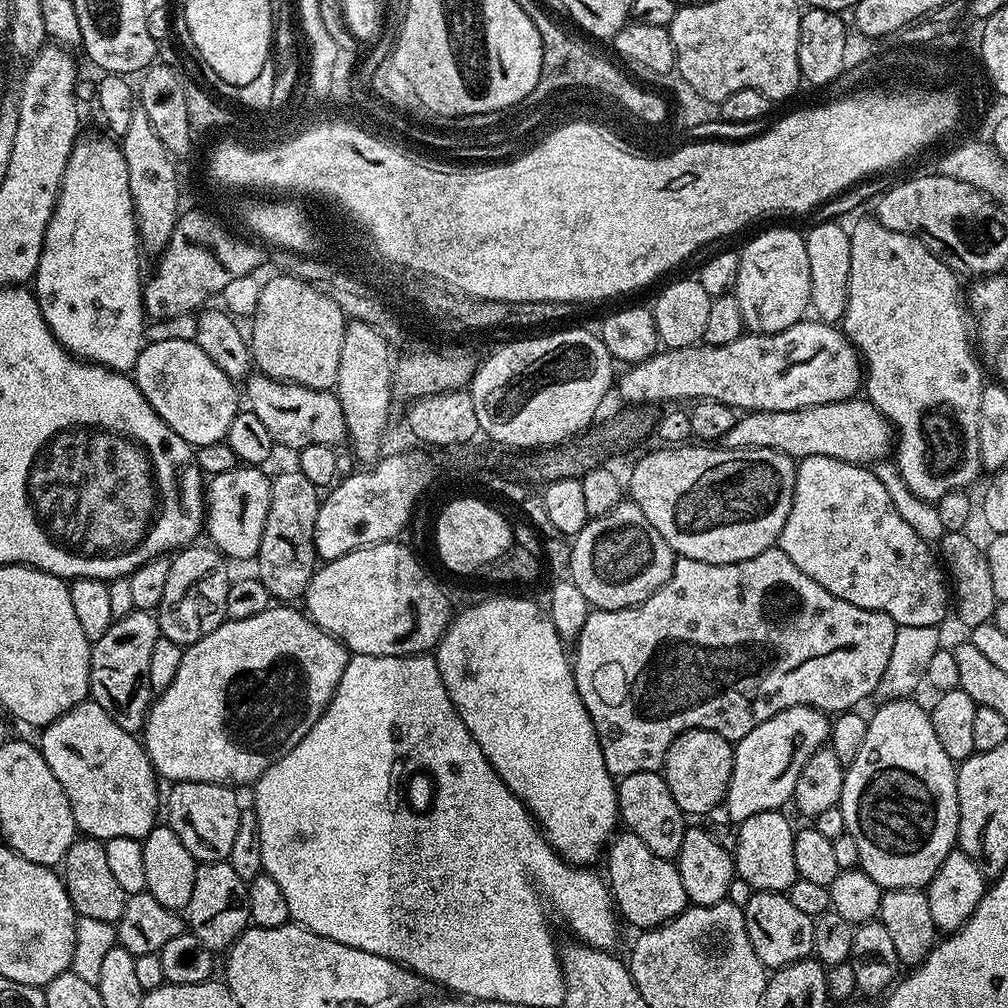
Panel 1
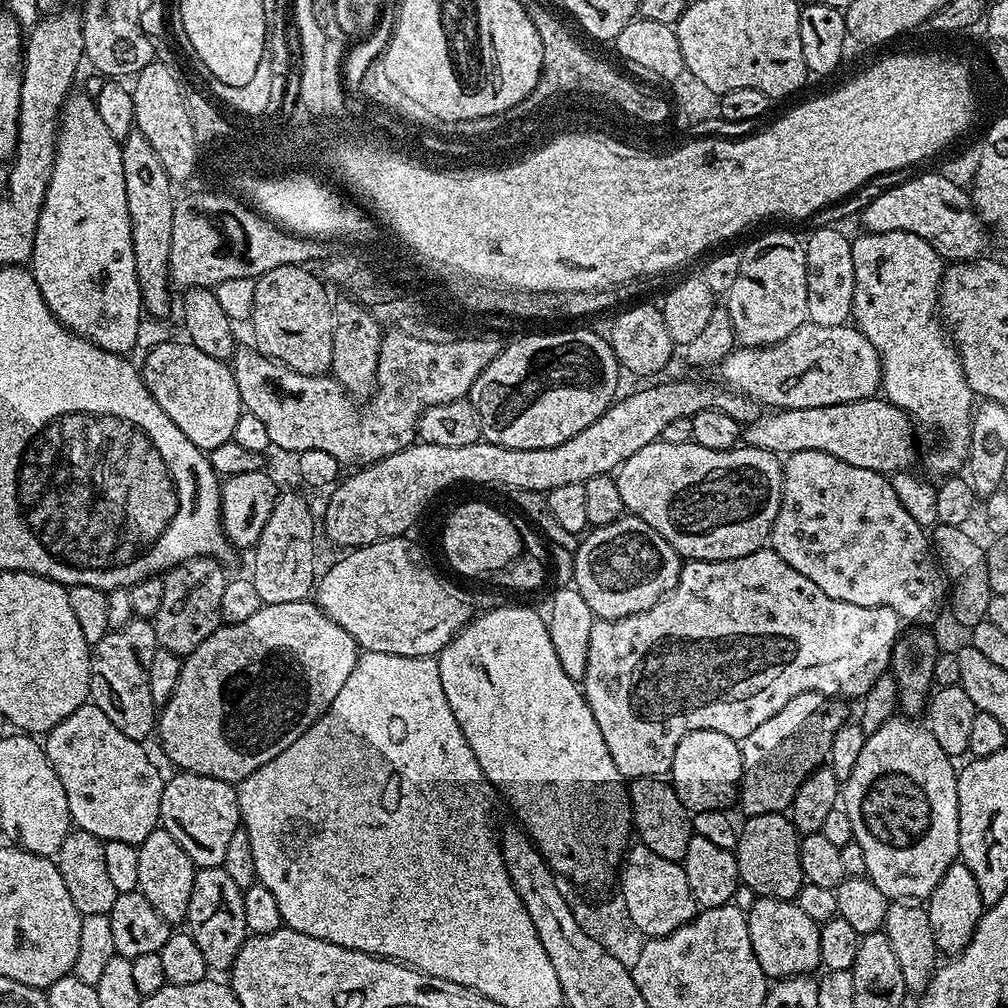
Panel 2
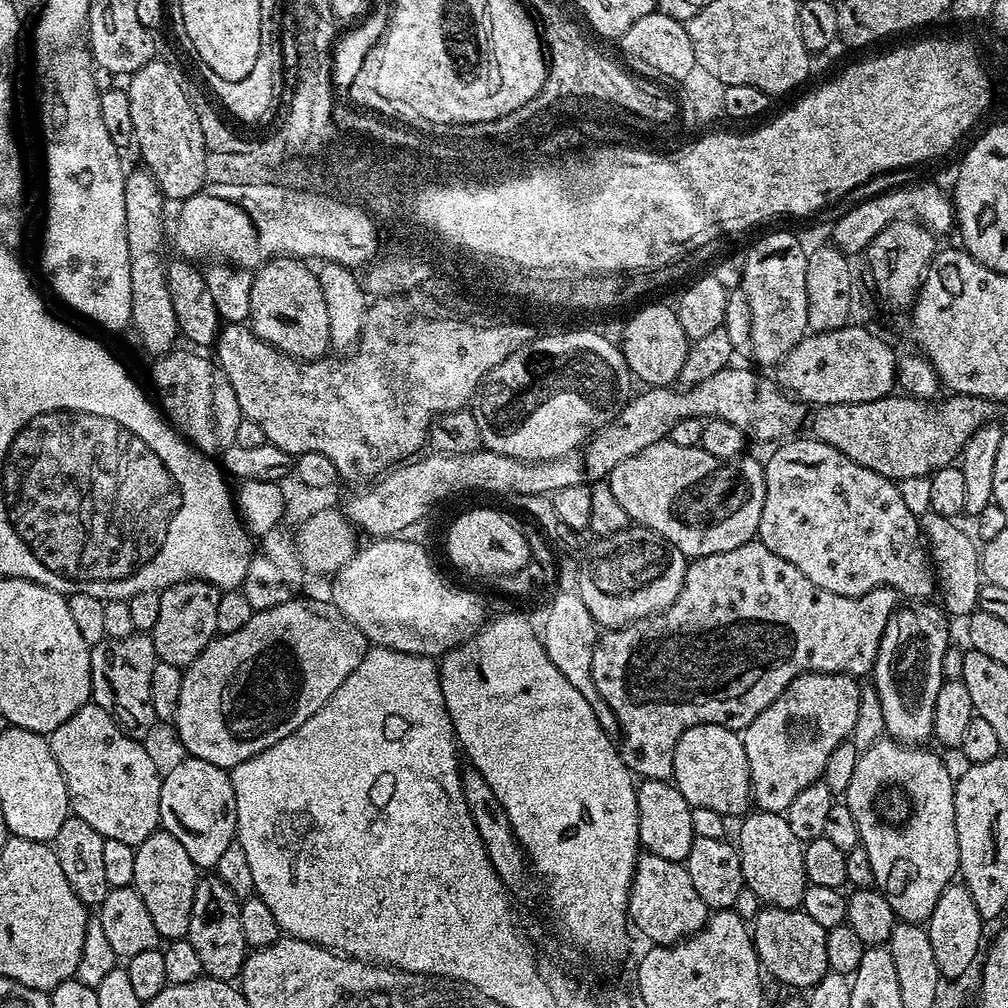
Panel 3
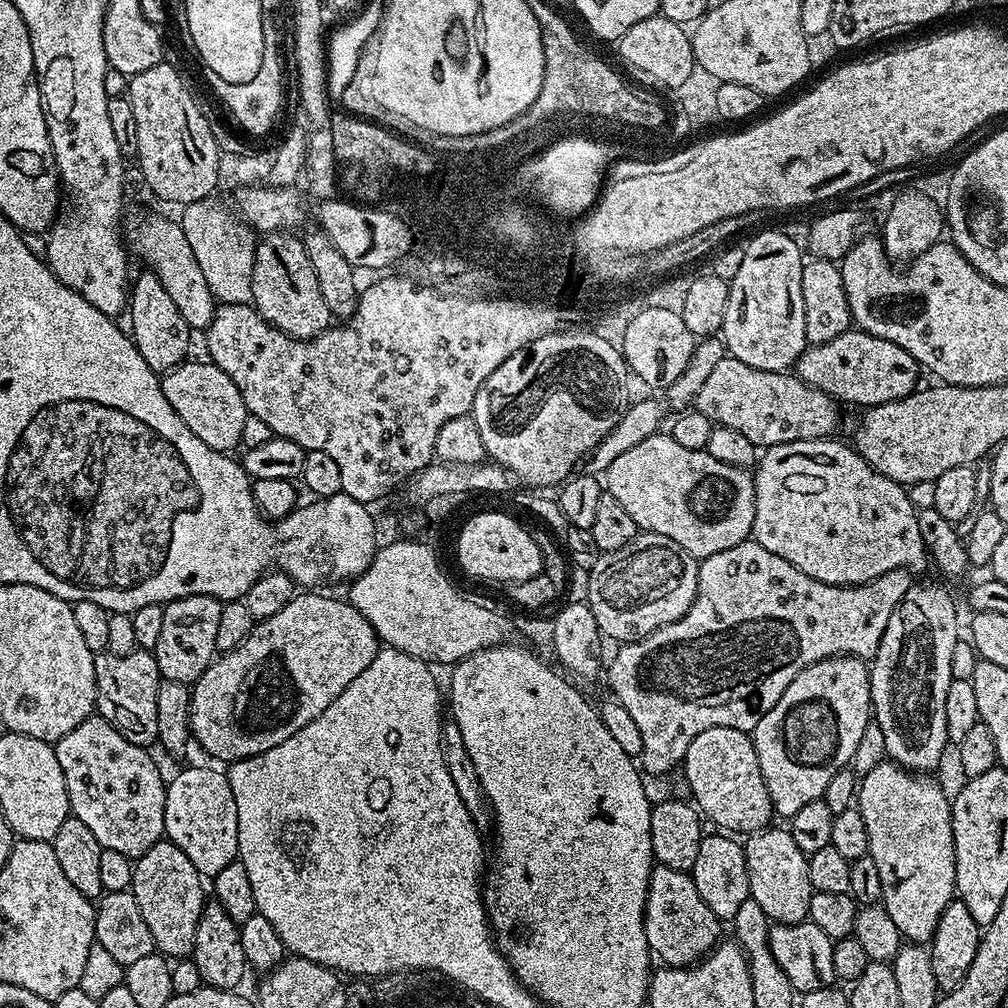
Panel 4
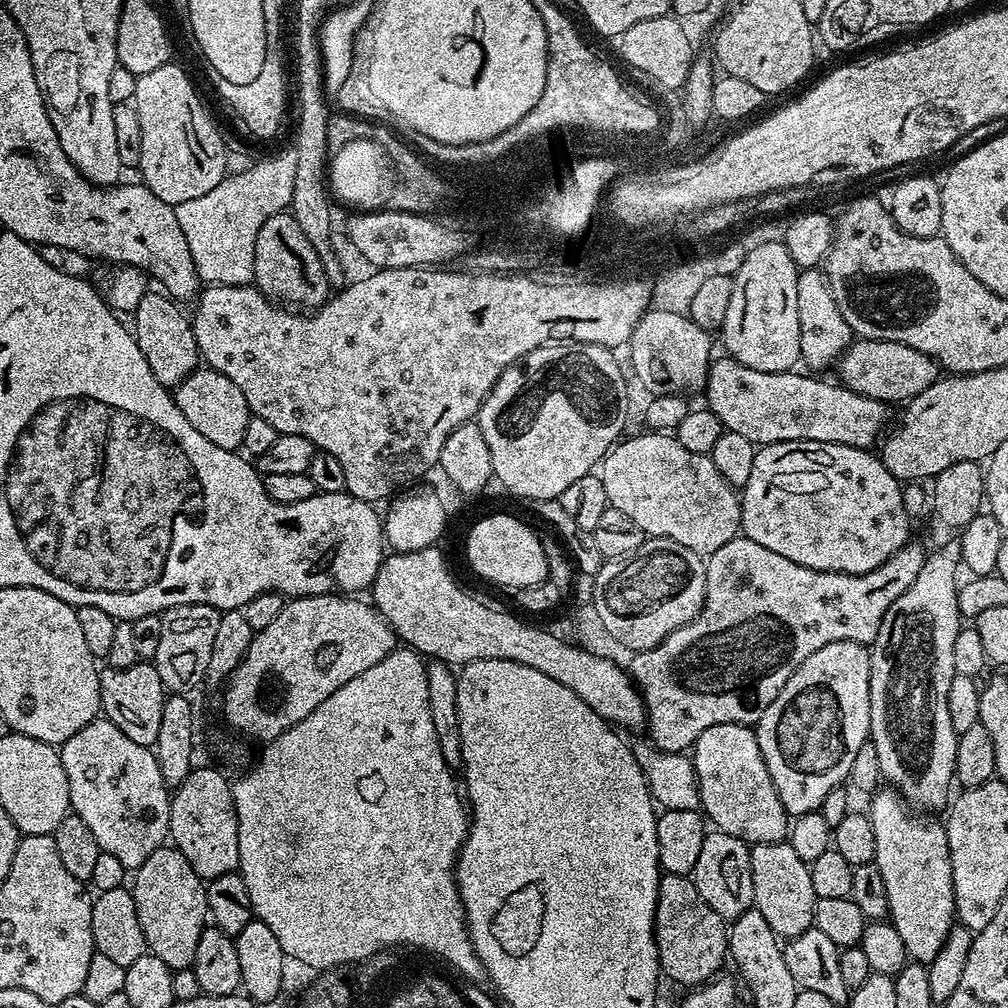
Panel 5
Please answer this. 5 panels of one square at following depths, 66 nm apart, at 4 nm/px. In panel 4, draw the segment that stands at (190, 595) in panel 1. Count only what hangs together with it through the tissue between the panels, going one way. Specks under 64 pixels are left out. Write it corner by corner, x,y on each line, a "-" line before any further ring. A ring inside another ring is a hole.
213,596
178,598
164,605
162,634
154,649
158,670
164,680
182,682
189,686
196,683
217,655
218,618
222,618
222,604

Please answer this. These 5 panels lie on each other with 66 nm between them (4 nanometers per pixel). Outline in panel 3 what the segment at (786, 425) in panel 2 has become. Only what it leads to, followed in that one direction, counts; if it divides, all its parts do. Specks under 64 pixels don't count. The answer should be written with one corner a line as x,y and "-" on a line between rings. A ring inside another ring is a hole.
907,394
883,396
874,402
825,404
815,409
816,417
813,420
811,417
811,435
834,446
834,450
842,450
846,458
858,462
858,466
866,466
866,470
874,470
874,474
882,474
887,480
899,482
915,476
932,476
940,468
955,465
972,435
993,419
993,401
983,400
980,396
959,394
952,394
949,397
949,400
944,400
941,404
918,400
915,396

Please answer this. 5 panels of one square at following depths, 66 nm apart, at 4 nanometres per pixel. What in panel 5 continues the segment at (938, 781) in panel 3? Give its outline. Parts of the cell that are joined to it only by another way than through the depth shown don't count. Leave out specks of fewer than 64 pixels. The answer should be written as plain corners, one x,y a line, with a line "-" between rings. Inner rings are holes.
888,786
881,787
871,800
866,815
874,826
874,862
878,870
882,870
882,882
886,882
890,922
898,930
909,957
927,966
934,954
942,950
942,942
946,942
946,934
956,920
950,850
944,824
931,820
928,817
931,815
917,814
900,799
899,792

